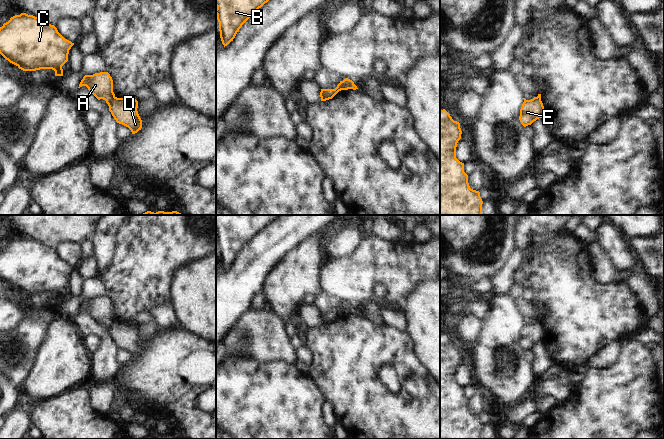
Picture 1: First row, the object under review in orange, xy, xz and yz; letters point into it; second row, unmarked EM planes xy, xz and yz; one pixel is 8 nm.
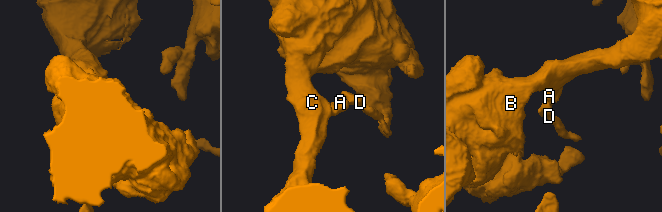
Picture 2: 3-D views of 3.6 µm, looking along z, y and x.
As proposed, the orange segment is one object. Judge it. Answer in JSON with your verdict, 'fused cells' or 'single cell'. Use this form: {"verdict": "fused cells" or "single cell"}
{"verdict": "fused cells"}

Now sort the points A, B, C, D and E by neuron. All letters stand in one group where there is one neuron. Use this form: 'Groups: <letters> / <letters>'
Groups: A B C / D E

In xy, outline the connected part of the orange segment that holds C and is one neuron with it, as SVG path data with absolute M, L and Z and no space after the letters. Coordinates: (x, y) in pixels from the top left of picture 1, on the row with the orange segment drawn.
M26 13L11 17L0 27L0 54L23 71L52 69L55 76L63 76L62 66L68 61L69 50L73 45L54 25Z

